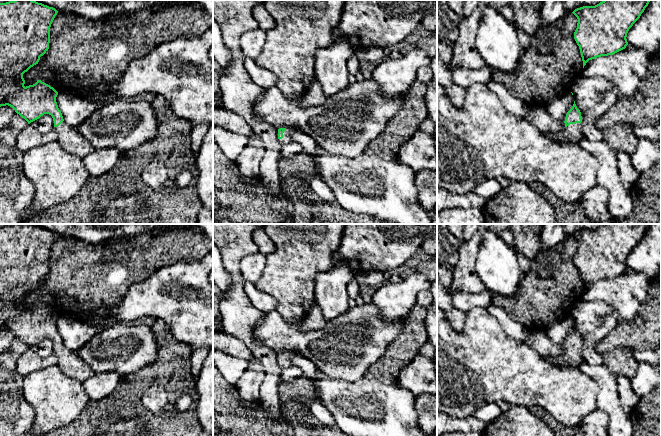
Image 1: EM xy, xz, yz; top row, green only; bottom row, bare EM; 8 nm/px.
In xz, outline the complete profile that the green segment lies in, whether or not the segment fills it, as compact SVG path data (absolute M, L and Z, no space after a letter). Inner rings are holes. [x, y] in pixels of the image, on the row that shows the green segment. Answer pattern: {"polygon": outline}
{"polygon": "M280 128L278 129L278 139L282 145L288 144L292 141L291 128Z"}

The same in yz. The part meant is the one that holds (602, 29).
{"polygon": "M603 0L572 13L577 17L574 39L579 46L583 68L589 60L613 55L628 45L627 33L640 18L650 0Z"}

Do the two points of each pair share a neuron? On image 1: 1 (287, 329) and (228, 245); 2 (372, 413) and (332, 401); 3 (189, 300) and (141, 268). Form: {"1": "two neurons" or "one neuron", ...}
{"1": "two neurons", "2": "one neuron", "3": "two neurons"}

